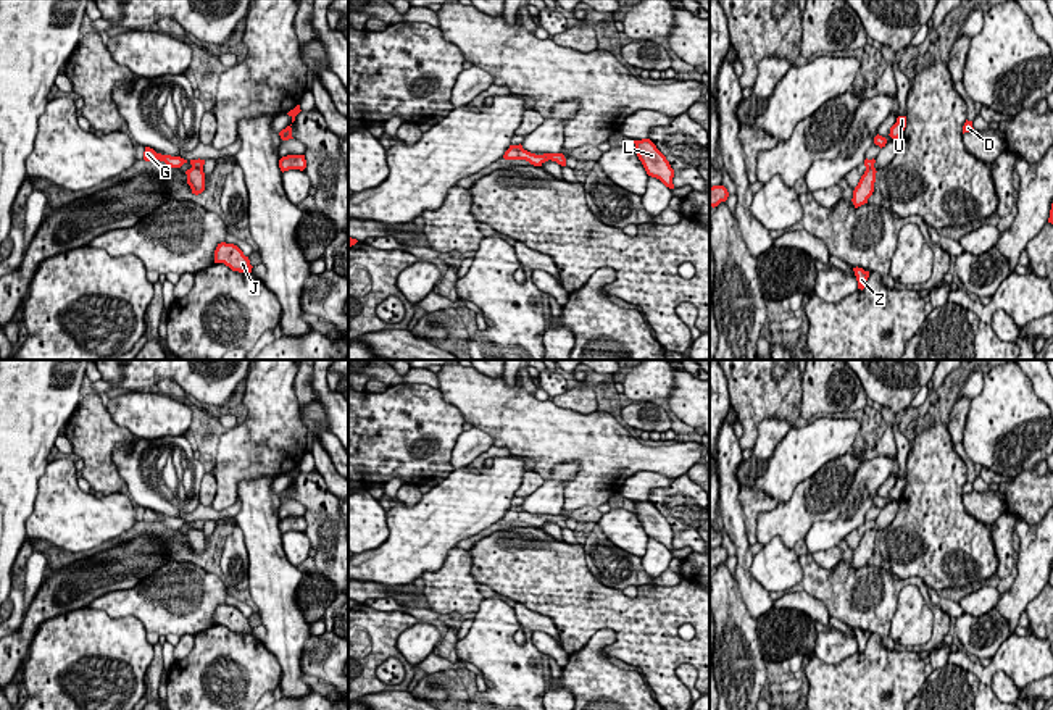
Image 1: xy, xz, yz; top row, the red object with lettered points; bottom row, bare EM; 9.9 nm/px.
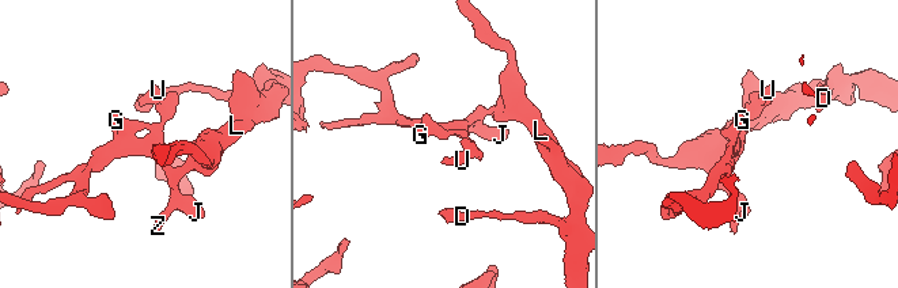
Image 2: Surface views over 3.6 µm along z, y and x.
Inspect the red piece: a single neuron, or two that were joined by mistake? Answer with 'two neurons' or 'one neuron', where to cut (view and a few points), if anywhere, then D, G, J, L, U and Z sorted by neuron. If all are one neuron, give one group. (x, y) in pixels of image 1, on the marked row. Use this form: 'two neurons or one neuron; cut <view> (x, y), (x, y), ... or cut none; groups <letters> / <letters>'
two neurons; cut xy (203, 160), (192, 168); groups D J L U Z / G

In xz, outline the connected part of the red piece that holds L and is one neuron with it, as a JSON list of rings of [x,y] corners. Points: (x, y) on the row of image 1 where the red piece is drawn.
[[[650,139],[634,140],[635,153],[642,161],[648,176],[660,179],[666,187],[674,189],[671,168],[666,157],[656,148]]]

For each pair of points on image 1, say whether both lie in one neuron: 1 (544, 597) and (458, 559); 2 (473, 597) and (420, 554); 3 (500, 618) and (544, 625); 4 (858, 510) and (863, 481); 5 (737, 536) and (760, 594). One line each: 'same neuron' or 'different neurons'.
1: different neurons
2: different neurons
3: different neurons
4: same neuron
5: same neuron

